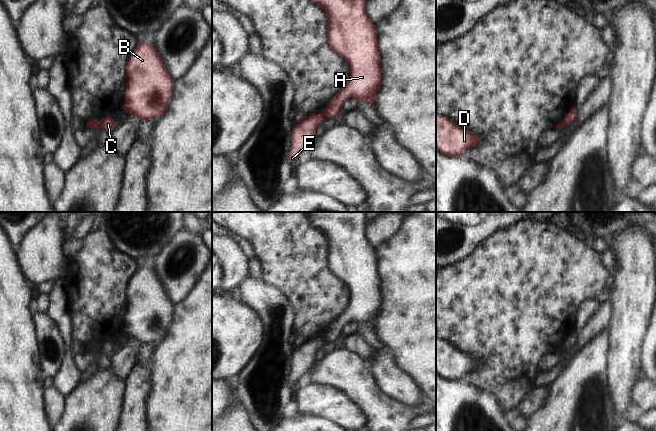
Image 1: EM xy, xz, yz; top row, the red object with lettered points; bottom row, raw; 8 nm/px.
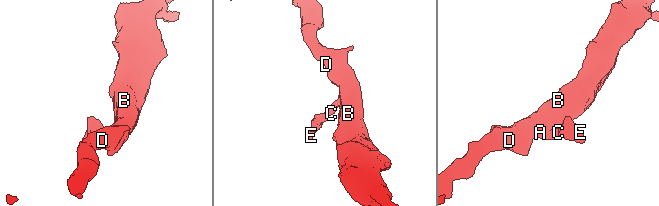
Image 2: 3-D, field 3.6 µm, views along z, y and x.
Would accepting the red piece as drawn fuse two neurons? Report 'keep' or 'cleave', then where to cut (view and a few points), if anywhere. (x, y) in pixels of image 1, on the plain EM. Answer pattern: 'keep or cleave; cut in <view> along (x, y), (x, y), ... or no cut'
cleave; cut in xy along (99, 345), (97, 351)

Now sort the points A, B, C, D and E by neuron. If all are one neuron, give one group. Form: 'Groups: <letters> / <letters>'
Groups: A B C D / E

